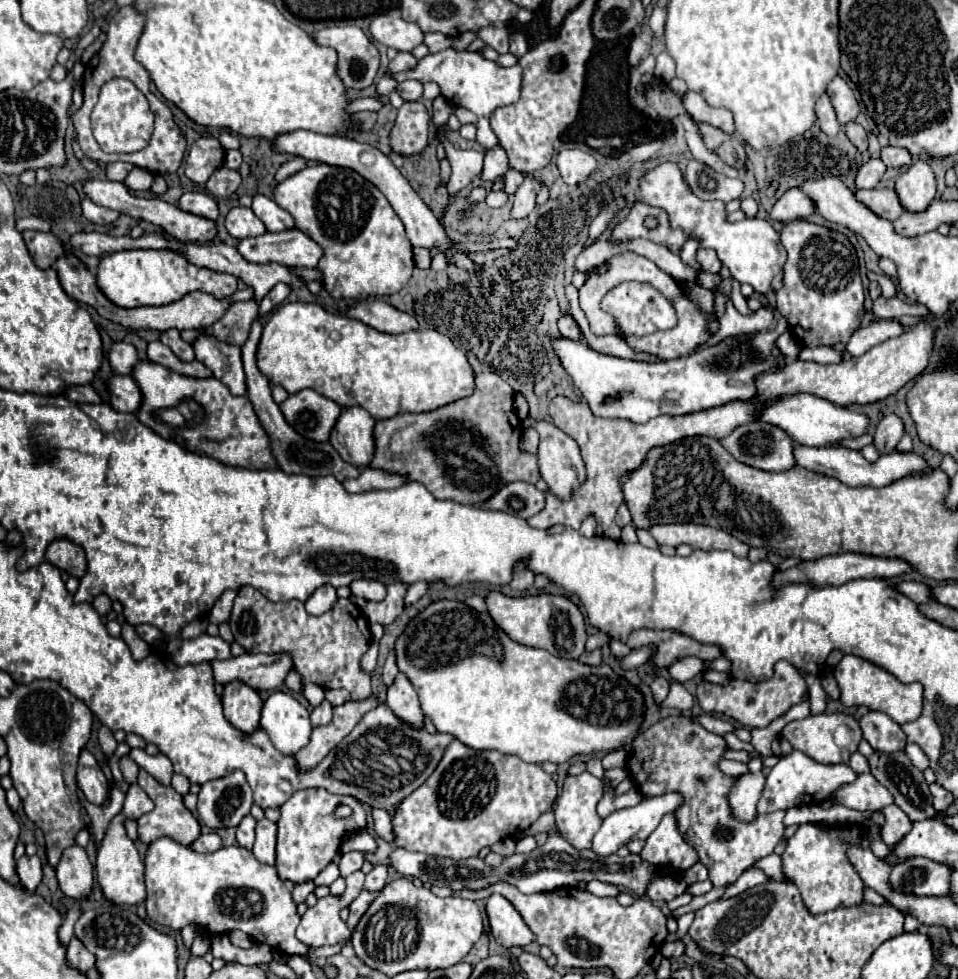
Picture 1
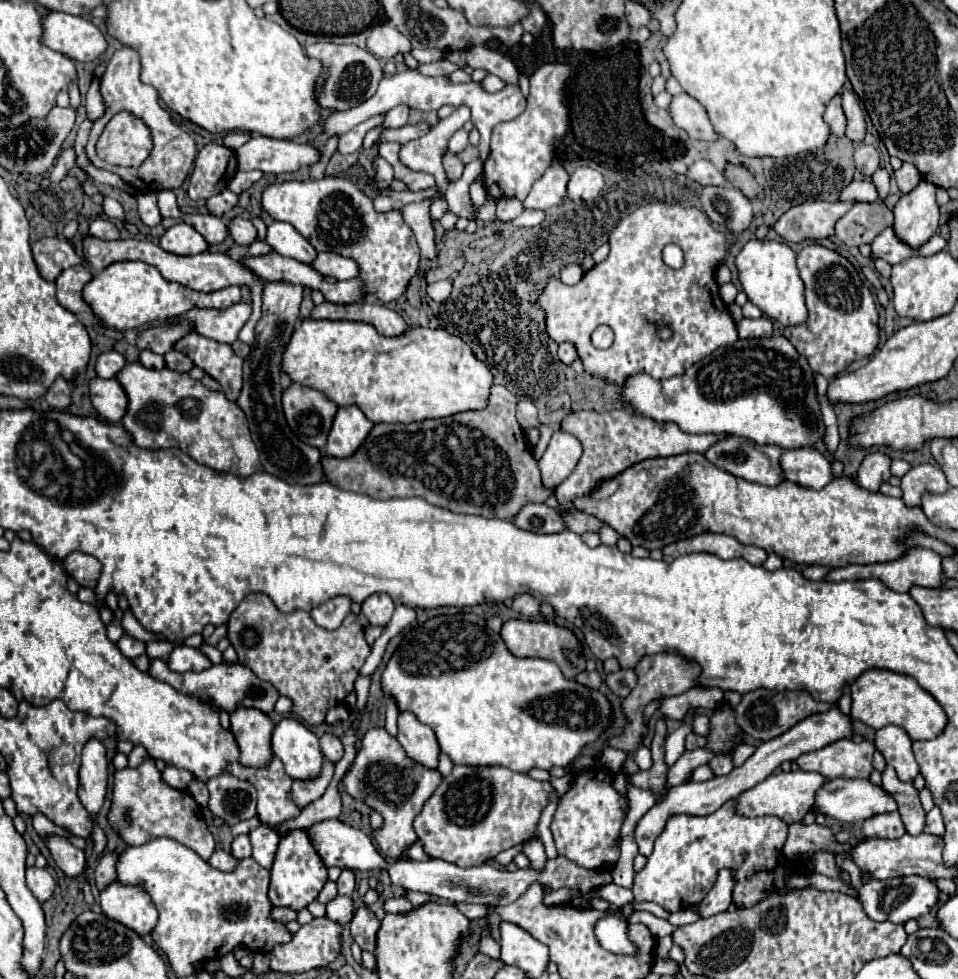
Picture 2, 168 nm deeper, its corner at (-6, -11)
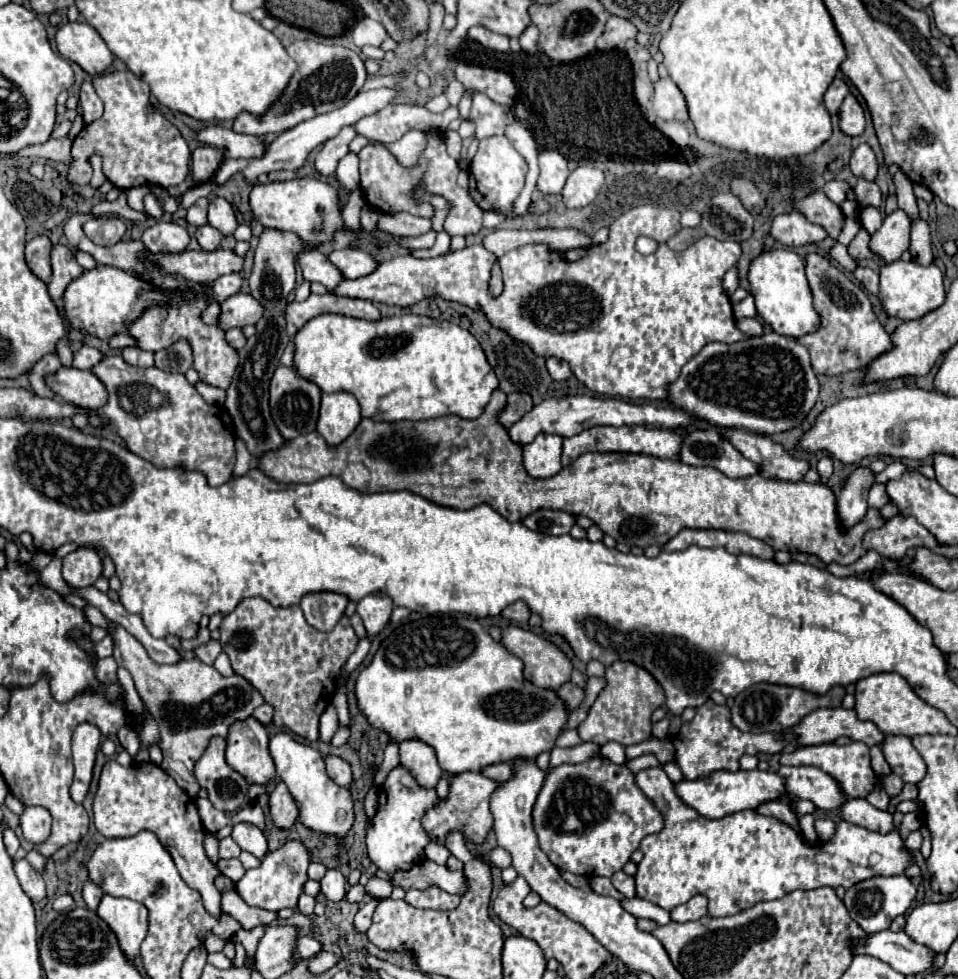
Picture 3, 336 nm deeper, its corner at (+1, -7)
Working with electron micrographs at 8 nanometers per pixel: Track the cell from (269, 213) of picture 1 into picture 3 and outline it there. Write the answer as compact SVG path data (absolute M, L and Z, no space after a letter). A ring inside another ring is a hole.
M306 249L298 253L298 263L306 281L320 281L326 285L328 291L332 291L342 279L340 271L328 261L328 257L316 249Z

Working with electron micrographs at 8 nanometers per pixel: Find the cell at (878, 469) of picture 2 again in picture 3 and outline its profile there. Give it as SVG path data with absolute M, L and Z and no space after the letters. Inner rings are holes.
M858 467L838 495L838 517L844 527L858 523L868 511L868 491L874 485L876 473L870 467Z

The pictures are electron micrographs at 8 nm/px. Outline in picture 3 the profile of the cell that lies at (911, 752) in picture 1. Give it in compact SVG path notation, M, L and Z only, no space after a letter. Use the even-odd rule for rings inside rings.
M908 783L908 785L906 785L906 787L902 789L902 793L900 793L898 797L894 797L894 799L890 801L892 805L888 807L888 811L890 811L890 813L894 813L894 809L896 809L896 805L898 805L900 801L904 801L904 799L912 799L912 801L916 801L916 803L918 803L918 805L922 807L922 803L918 801L918 787L916 787L916 785L910 785L910 783Z

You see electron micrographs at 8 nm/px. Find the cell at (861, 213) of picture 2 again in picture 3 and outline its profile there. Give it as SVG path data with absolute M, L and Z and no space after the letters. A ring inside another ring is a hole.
M816 191L816 193L808 195L806 199L798 201L796 209L802 211L812 223L824 227L832 239L838 239L838 235L844 227L844 213L822 191Z

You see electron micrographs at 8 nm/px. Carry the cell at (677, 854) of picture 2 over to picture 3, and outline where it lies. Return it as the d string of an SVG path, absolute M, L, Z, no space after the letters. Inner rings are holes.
M662 765L642 769L634 779L664 817L664 829L656 835L646 835L640 843L644 859L638 863L634 875L636 897L666 911L702 893L708 897L710 915L726 917L758 901L780 899L794 889L818 889L824 885L834 889L844 885L850 889L858 881L876 875L902 875L914 865L914 857L900 837L902 813L894 813L894 829L886 835L840 821L832 841L812 845L792 827L752 809L722 819L704 819L676 795L674 783L668 779ZM872 853L880 855L878 863L870 861Z

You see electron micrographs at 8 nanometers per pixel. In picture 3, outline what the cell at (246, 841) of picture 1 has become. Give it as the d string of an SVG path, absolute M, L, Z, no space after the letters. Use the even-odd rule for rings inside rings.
M226 837L226 839L220 839L220 857L222 859L232 859L232 857L238 857L240 855L240 847L238 843L232 839L232 837Z

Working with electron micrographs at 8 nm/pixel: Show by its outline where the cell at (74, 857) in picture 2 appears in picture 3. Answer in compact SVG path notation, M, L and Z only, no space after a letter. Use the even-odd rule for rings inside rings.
M26 807L20 815L20 827L24 833L24 839L40 845L50 835L50 813L44 807Z

